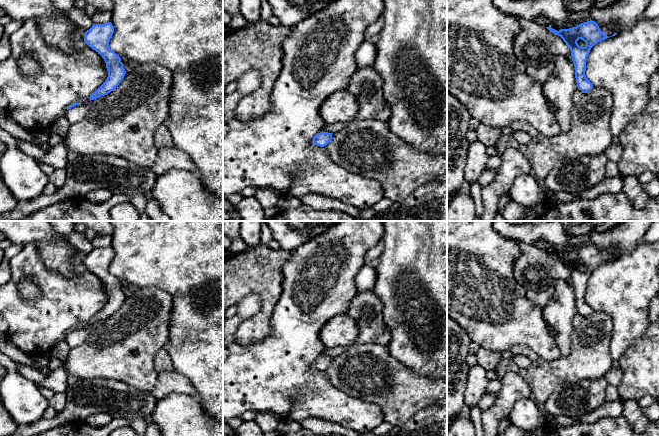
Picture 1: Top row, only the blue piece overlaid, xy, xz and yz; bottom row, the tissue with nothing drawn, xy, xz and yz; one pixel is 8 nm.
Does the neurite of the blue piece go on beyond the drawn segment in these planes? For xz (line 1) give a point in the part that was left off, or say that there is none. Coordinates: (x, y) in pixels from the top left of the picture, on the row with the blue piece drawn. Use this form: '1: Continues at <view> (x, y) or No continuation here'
1: No continuation here

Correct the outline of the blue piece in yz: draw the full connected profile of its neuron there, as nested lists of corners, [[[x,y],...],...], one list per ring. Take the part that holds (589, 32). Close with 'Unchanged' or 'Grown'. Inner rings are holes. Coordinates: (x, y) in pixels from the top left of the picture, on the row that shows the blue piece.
[[[592,20],[581,23],[576,27],[561,29],[559,31],[546,27],[550,32],[560,36],[570,48],[572,61],[575,67],[575,78],[578,89],[582,93],[589,92],[593,85],[586,78],[586,60],[591,48],[598,42],[609,38]]]. Unchanged

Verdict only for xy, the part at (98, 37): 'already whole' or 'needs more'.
needs more

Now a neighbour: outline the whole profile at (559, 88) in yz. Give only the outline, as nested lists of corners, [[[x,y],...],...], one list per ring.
[[[564,56],[557,57],[552,74],[543,84],[543,94],[551,106],[562,134],[568,133],[571,128],[573,95],[577,89],[573,61]]]

